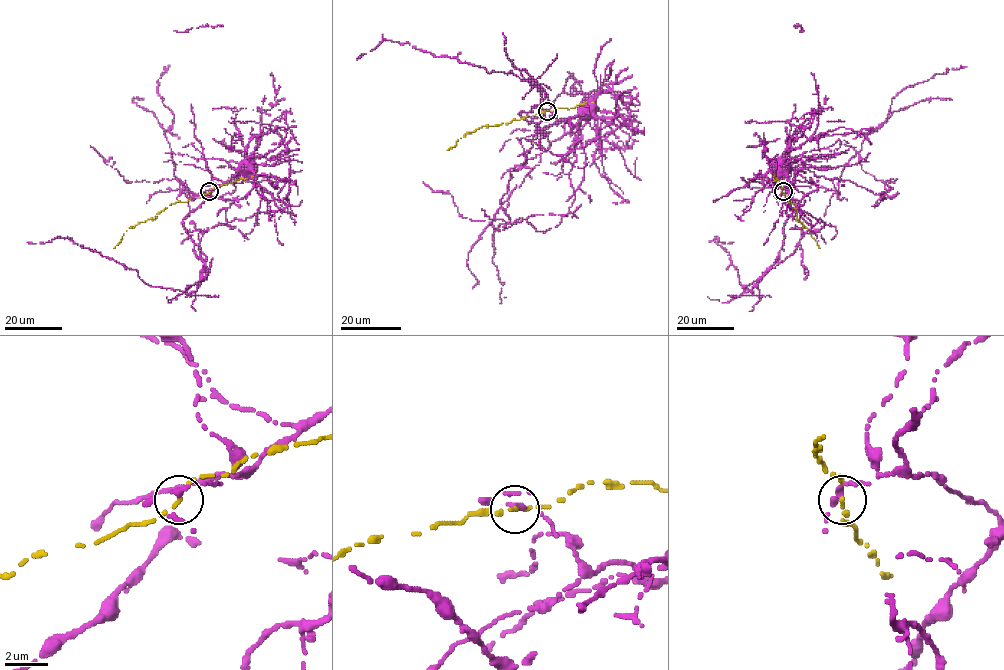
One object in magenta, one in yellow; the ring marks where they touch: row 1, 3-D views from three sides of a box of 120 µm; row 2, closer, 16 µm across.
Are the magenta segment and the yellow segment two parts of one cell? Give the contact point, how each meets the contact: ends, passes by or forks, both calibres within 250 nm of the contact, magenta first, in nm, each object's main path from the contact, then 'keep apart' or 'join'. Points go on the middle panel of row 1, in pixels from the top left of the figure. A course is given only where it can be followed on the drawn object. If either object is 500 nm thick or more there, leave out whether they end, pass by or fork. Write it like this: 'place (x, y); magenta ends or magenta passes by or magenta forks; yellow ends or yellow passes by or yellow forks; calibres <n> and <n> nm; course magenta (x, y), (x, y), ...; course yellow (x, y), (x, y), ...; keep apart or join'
place (547, 111); magenta forks; yellow ends; calibres 160 and 180 nm; course magenta (547, 111), (559, 120), (563, 119), (576, 125), (589, 115), (591, 101); course yellow (547, 111), (513, 119), (506, 124), (481, 126), (465, 133), (447, 150); keep apart

